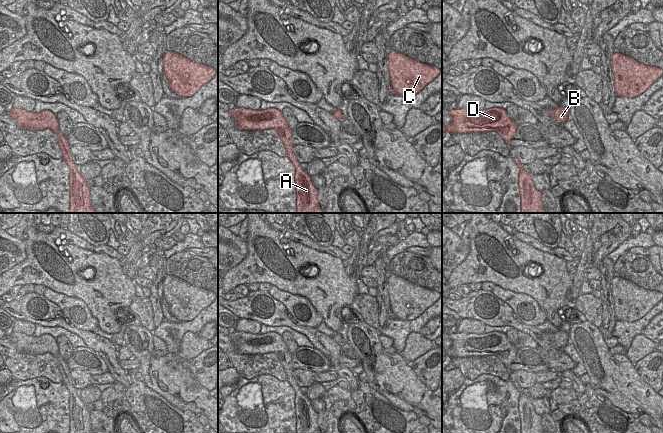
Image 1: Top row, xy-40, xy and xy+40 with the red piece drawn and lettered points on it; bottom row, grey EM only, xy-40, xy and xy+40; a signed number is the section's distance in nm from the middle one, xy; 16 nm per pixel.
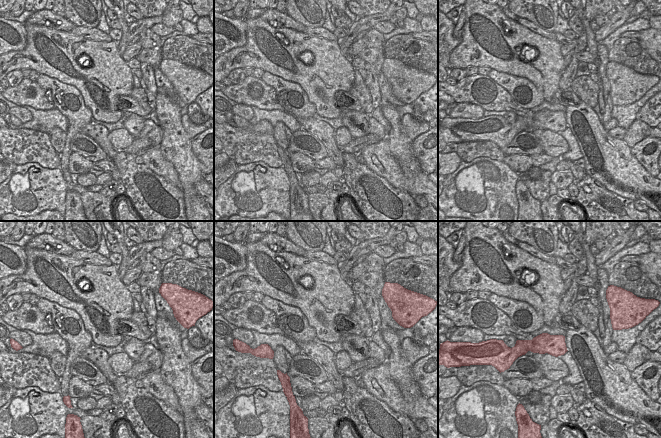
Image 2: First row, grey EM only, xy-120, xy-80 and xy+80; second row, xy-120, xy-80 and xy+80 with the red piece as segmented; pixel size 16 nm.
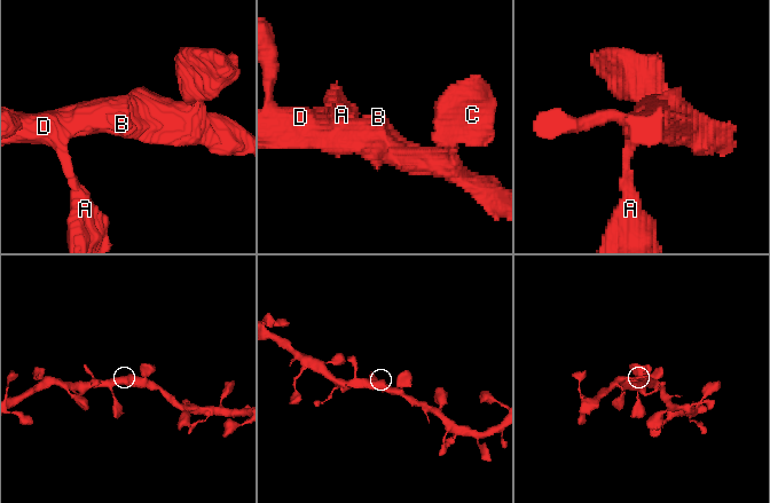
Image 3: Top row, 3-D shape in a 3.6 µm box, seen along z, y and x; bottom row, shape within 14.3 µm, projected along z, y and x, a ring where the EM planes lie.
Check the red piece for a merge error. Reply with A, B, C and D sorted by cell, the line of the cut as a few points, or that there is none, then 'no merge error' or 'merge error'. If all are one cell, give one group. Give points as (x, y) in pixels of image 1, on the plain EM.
A B C D | no cut | no merge error

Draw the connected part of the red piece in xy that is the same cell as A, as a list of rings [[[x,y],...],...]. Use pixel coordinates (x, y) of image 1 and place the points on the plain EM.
[[[236,331],[228,336],[241,354],[276,354],[287,376],[287,381],[295,391],[296,433],[321,433],[317,424],[318,413],[314,411],[311,401],[301,392],[293,377],[292,354],[289,352],[282,336],[275,332],[251,334]]]

